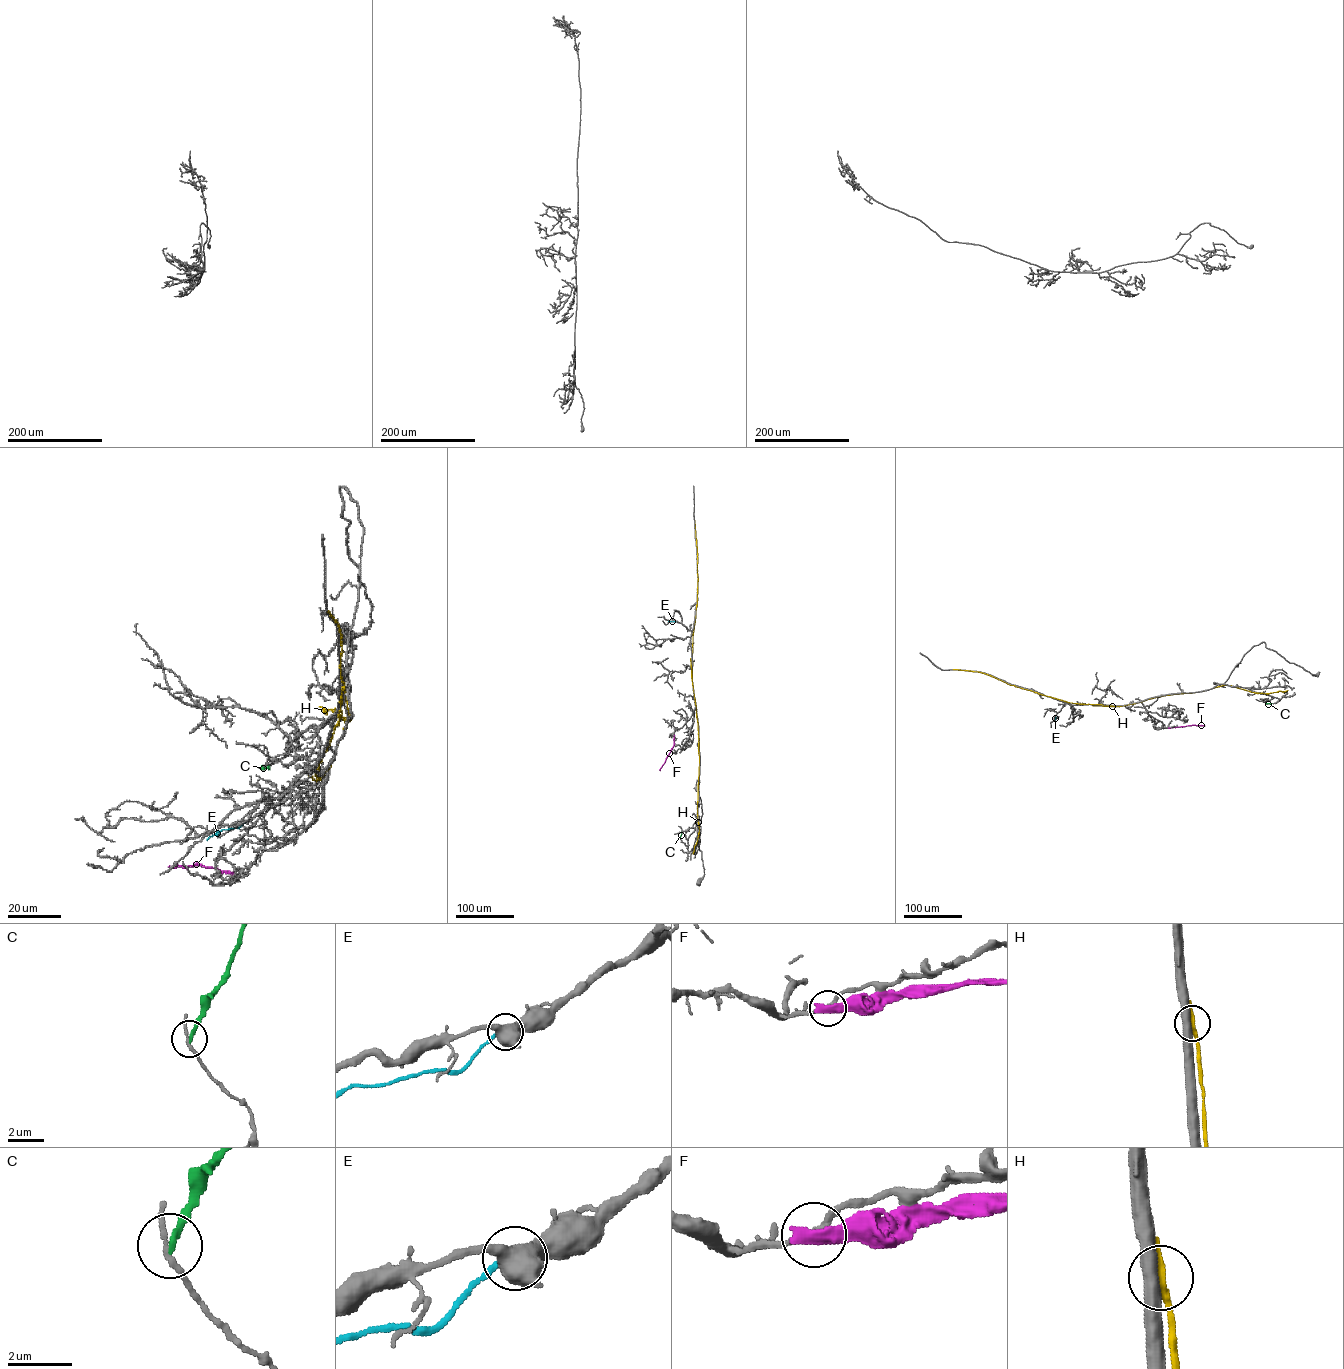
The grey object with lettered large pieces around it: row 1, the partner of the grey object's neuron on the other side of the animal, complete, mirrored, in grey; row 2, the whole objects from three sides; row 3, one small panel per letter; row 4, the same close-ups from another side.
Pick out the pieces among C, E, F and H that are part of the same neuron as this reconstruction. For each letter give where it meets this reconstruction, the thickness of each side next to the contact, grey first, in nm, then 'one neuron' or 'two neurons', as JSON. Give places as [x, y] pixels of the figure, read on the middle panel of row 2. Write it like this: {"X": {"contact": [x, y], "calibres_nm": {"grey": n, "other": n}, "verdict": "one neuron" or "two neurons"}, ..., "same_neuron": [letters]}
{"C": {"contact": [679, 838], "calibres_nm": {"grey": 170, "other": 200}, "verdict": "two neurons"}, "E": {"contact": [676, 622], "calibres_nm": {"grey": 600, "other": 180}, "verdict": "two neurons"}, "F": {"contact": [674, 734], "calibres_nm": {"grey": 170, "other": 480}, "verdict": "two neurons"}, "H": {"contact": [694, 519], "calibres_nm": {"grey": 460, "other": 360}, "verdict": "two neurons"}, "same_neuron": []}

